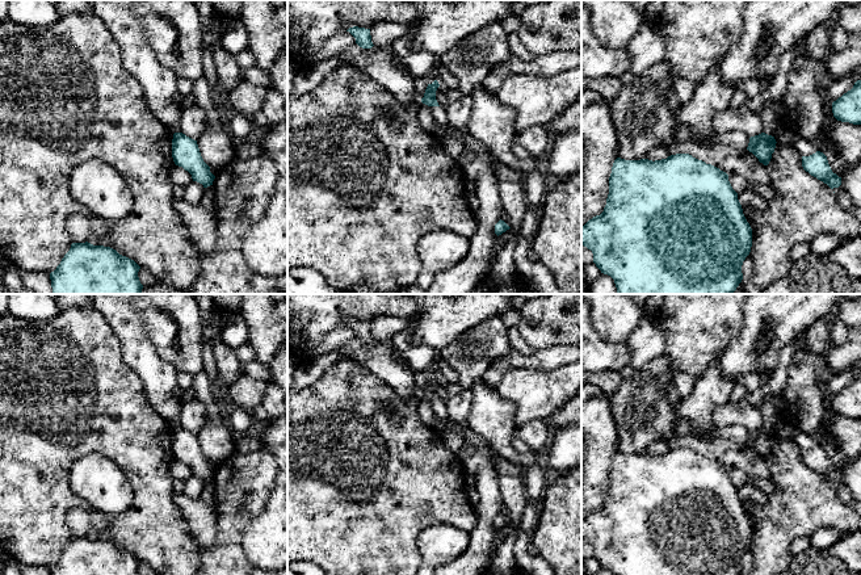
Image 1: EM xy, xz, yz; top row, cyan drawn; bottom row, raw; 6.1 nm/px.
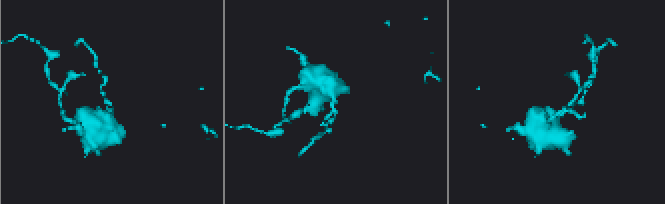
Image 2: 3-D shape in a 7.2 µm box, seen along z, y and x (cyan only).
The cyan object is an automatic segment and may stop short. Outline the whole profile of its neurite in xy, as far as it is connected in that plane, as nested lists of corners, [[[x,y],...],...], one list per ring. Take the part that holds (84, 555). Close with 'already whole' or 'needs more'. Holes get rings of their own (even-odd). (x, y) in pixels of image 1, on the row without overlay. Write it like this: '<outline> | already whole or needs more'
[[[72,537],[60,558],[50,567],[51,575],[139,575],[140,561],[116,543]]] | already whole

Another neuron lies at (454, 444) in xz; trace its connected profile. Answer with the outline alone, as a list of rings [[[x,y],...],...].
[[[438,432],[446,445],[446,448],[457,457],[461,458],[465,440],[459,436],[454,436],[449,432]]]

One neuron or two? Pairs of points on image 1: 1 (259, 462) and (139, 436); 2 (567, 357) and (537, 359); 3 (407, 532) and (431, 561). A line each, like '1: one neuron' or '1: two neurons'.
1: two neurons
2: one neuron
3: two neurons

